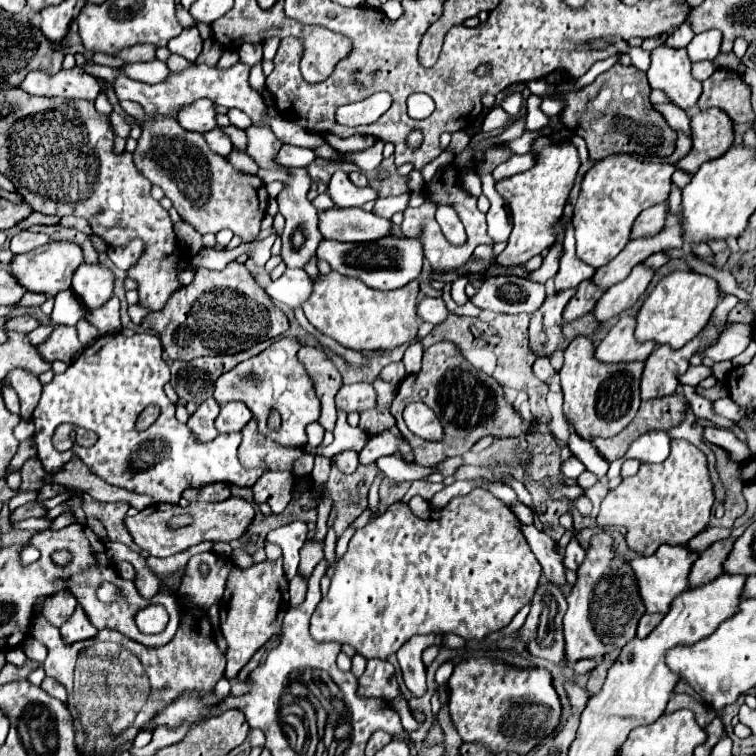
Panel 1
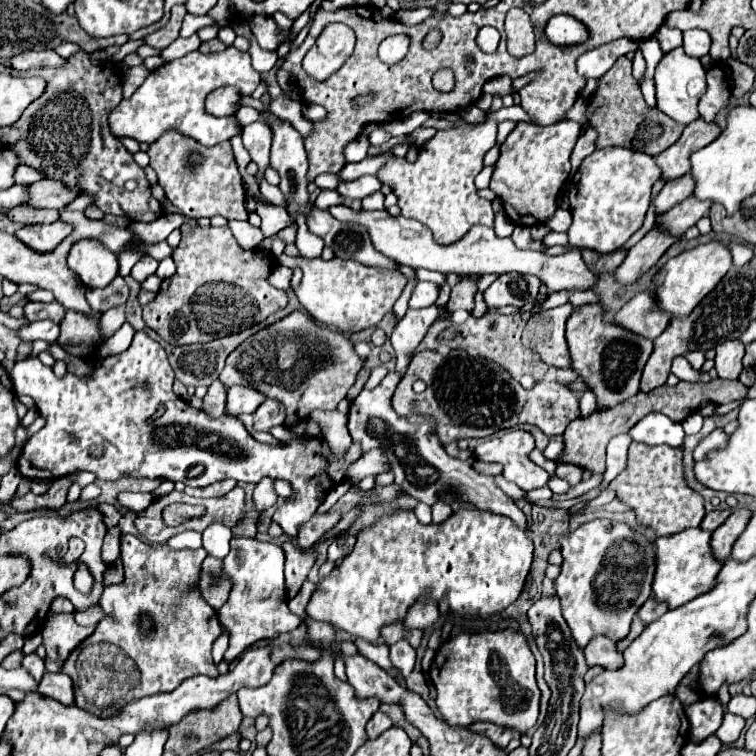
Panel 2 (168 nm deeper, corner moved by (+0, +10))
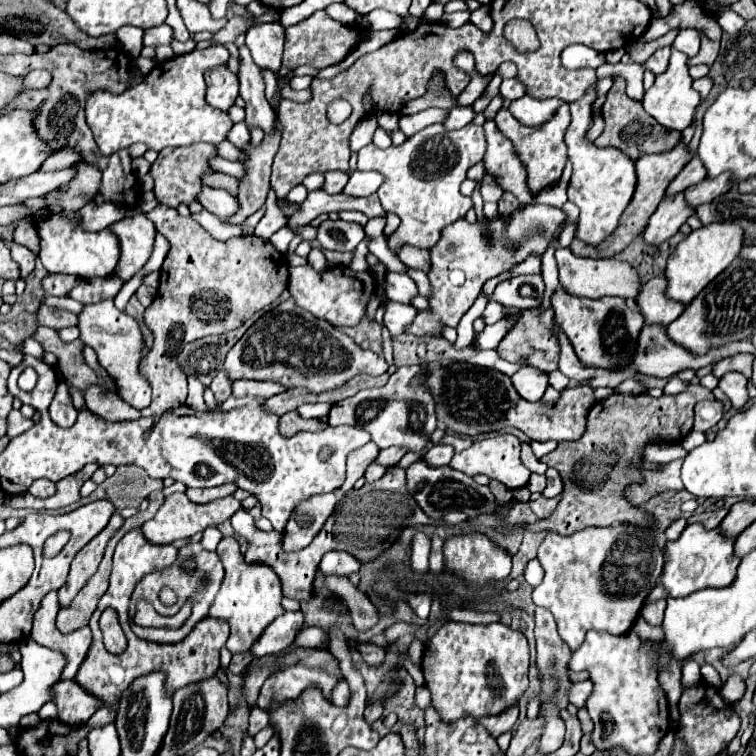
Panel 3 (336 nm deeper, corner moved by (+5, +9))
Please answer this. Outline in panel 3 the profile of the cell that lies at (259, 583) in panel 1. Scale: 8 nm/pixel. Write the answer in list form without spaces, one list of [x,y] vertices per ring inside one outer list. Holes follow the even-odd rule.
[[[234,535],[222,537],[216,553],[224,565],[224,581],[220,585],[220,591],[214,599],[208,615],[230,623],[230,637],[226,643],[230,653],[246,653],[256,643],[256,639],[262,635],[262,631],[278,615],[284,613],[284,609],[280,607],[280,601],[282,601],[280,579],[266,565],[246,565],[244,555],[240,553],[240,545]]]

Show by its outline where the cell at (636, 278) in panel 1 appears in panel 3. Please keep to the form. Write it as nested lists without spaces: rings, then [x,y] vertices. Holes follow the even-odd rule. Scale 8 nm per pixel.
[[[684,193],[666,195],[650,217],[648,227],[644,229],[644,241],[652,247],[658,247],[668,237],[672,237],[680,229],[680,225],[684,225],[686,219],[694,213],[696,211],[686,203]]]

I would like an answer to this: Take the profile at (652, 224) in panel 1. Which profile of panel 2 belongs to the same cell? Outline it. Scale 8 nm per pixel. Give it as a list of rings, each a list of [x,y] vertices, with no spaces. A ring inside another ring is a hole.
[[[685,174],[681,178],[675,178],[675,180],[669,180],[663,190],[655,196],[653,200],[653,206],[655,206],[655,212],[657,214],[663,214],[667,212],[669,208],[673,208],[675,204],[679,204],[681,200],[689,198],[693,194],[693,178],[691,174]]]

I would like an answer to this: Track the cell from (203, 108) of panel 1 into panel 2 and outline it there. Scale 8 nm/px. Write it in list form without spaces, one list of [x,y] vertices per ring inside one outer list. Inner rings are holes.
[[[217,88],[205,98],[205,110],[213,116],[233,116],[239,108],[241,94],[235,88]]]

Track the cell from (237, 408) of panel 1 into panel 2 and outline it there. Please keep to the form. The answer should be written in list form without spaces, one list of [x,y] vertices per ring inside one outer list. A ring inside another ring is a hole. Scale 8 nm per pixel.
[[[247,386],[227,388],[227,406],[225,408],[227,408],[227,414],[231,414],[231,416],[253,414],[261,402],[265,402],[265,396],[253,388],[247,388]]]

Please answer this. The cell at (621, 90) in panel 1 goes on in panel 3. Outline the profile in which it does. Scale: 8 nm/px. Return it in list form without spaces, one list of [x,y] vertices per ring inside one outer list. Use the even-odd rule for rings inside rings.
[[[616,77],[614,79],[614,85],[612,89],[608,91],[608,99],[602,107],[602,117],[606,121],[606,129],[604,133],[594,141],[596,147],[616,147],[616,149],[622,149],[632,161],[648,155],[648,153],[664,153],[664,151],[670,151],[678,145],[680,141],[680,133],[678,131],[666,131],[664,127],[660,127],[656,123],[654,117],[650,117],[642,103],[638,101],[632,101],[628,95],[626,95],[626,81],[624,77]]]

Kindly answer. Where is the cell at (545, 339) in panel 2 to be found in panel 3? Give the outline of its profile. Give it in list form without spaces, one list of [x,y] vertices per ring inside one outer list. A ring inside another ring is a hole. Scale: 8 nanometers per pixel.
[[[560,331],[560,349],[562,349],[562,353],[560,353],[560,363],[558,363],[558,367],[560,367],[560,371],[562,371],[564,375],[568,375],[568,377],[570,377],[572,381],[576,381],[578,385],[582,385],[582,383],[586,383],[586,381],[590,381],[590,379],[594,377],[596,367],[588,367],[588,365],[584,365],[584,363],[576,357],[576,353],[574,353],[568,337],[566,337],[562,331]]]

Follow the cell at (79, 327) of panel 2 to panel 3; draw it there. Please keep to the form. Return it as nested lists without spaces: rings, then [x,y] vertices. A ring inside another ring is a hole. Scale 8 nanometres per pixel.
[[[104,299],[96,305],[86,305],[84,311],[78,315],[78,319],[80,319],[80,323],[78,323],[80,339],[96,351],[100,367],[104,367],[108,371],[108,375],[114,379],[116,395],[138,411],[148,407],[152,389],[148,385],[148,379],[140,375],[140,363],[144,357],[144,353],[142,353],[144,337],[142,337],[138,321],[132,315],[126,315],[124,311],[116,309],[112,299]]]

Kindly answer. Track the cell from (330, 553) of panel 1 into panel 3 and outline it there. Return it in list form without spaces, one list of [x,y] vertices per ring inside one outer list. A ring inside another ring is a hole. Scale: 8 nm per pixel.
[[[326,553],[320,571],[322,575],[338,575],[338,577],[350,577],[352,573],[358,573],[360,561],[348,553]]]

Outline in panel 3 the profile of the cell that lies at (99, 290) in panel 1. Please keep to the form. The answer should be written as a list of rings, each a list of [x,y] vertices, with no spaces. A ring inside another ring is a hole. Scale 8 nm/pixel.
[[[66,209],[60,213],[50,213],[48,217],[36,221],[36,233],[42,247],[38,259],[48,269],[48,273],[66,273],[82,279],[112,275],[120,259],[120,245],[116,241],[116,235],[110,229],[96,233],[86,231],[78,225],[78,221],[80,221],[80,213]]]

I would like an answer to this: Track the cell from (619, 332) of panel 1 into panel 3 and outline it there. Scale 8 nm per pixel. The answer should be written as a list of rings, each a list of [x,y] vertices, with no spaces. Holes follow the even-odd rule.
[[[664,275],[652,277],[636,297],[636,303],[640,307],[640,313],[644,315],[644,321],[650,323],[662,323],[670,325],[686,307],[680,305],[680,301],[672,301],[670,297],[664,297],[664,289],[668,287],[668,281]]]

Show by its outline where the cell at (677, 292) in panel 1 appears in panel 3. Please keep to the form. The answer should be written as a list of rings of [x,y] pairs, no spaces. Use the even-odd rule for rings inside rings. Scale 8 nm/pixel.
[[[714,223],[692,231],[684,241],[678,243],[666,265],[668,297],[688,305],[718,273],[722,273],[740,253],[744,241],[744,229],[732,223]]]

